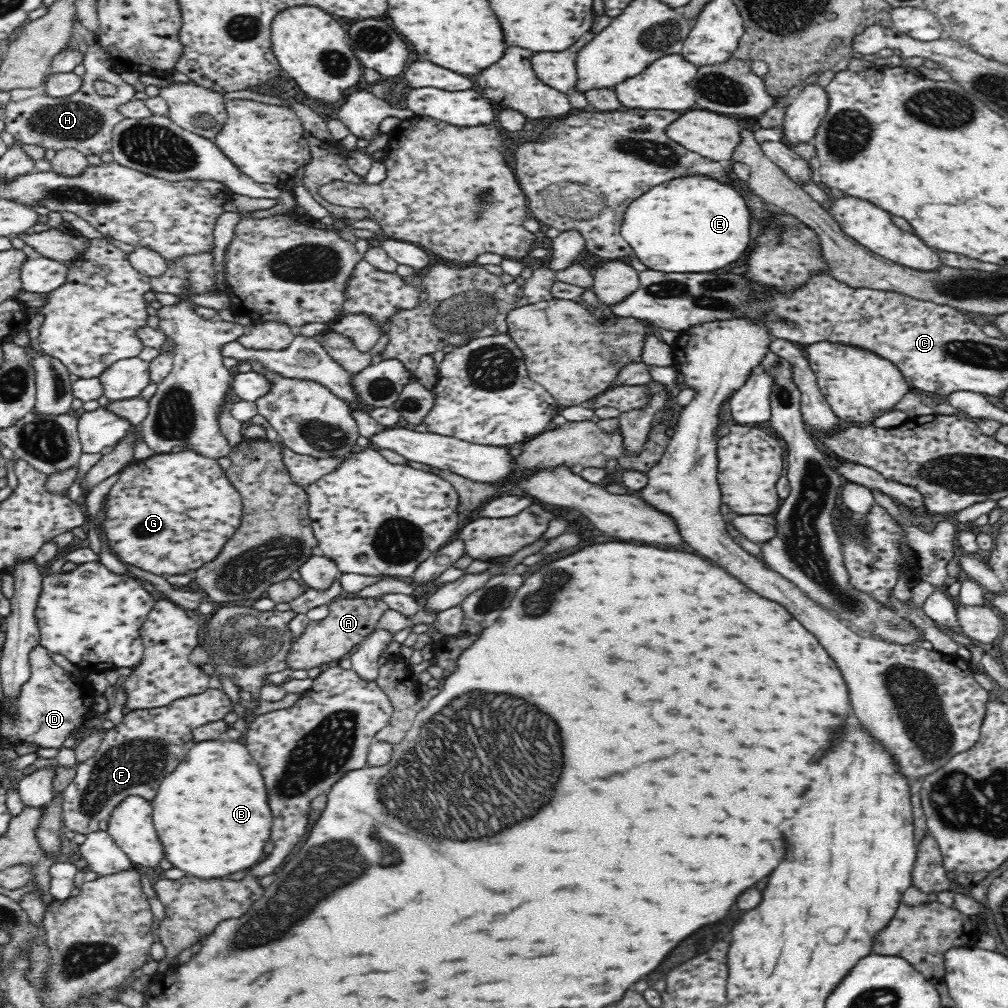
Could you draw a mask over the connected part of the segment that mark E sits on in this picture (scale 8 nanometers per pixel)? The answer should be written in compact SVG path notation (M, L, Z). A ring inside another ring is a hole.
M730 169L728 175L734 184L718 181L708 175L686 175L659 184L634 200L626 208L620 230L624 240L636 252L638 260L652 270L662 272L712 272L736 262L750 246L752 216L740 192L739 182L730 175Z

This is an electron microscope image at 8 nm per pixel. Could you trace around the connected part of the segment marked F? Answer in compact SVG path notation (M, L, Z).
M209 688L206 692L173 700L163 707L125 711L119 724L112 729L105 730L104 738L94 756L76 764L76 774L72 782L62 791L64 829L87 836L92 832L100 831L99 821L110 819L116 806L127 796L141 796L152 802L162 778L168 776L180 764L180 760L188 756L188 751L196 743L192 735L195 728L215 720L222 720L232 710L232 700L223 689Z

